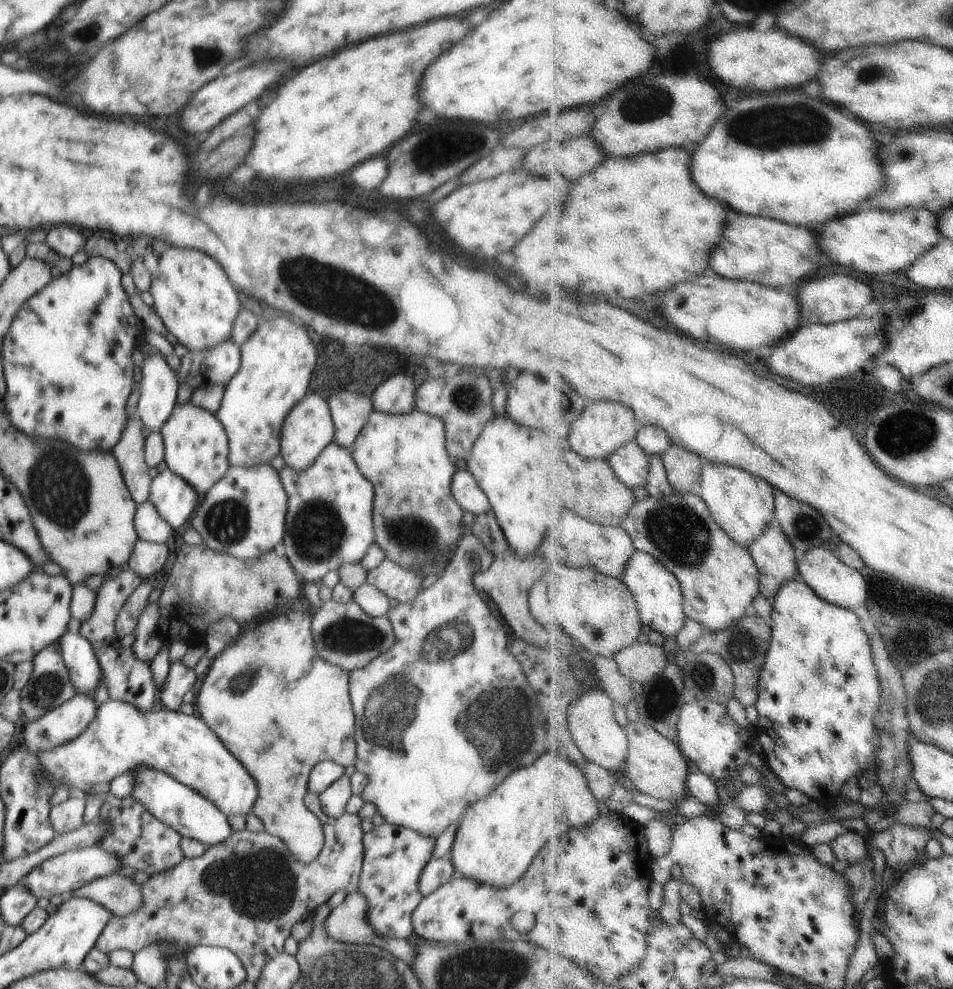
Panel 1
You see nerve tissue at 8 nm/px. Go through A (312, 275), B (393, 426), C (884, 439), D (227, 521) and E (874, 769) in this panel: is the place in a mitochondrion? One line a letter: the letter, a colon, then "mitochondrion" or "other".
A: mitochondrion
B: other
C: mitochondrion
D: mitochondrion
E: other

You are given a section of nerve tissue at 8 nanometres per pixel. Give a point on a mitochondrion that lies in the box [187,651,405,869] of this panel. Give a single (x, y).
(249, 683)

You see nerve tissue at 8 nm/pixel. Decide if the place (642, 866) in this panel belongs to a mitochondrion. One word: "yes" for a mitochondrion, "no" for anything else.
no

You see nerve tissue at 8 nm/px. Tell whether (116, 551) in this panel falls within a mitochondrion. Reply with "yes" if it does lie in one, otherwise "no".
no

